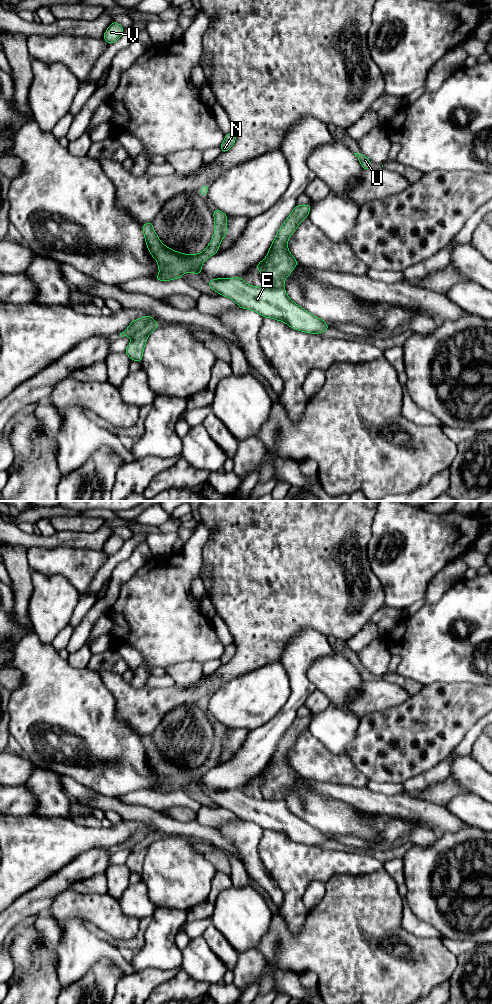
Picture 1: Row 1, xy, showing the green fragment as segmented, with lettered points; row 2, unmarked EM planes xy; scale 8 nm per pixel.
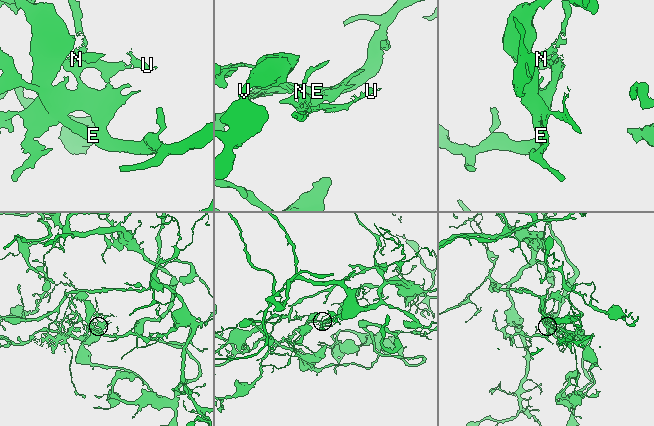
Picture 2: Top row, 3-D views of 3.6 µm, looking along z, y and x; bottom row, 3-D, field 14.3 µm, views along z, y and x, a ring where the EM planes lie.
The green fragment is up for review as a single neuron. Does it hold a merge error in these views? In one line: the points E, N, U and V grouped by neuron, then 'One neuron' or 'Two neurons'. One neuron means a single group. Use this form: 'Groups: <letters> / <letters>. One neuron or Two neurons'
Groups: E V / N U. Two neurons

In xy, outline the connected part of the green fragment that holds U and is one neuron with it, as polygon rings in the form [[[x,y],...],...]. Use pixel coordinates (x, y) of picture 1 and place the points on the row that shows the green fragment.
[[[354,153],[354,154],[358,158],[358,160],[360,161],[362,168],[364,170],[371,169],[369,158],[367,158],[363,153],[362,154]]]

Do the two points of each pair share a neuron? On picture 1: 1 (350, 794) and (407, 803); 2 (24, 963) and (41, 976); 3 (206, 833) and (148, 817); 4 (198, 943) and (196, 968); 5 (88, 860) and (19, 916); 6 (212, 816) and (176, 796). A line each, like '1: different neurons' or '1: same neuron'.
1: same neuron
2: different neurons
3: same neuron
4: same neuron
5: same neuron
6: different neurons

